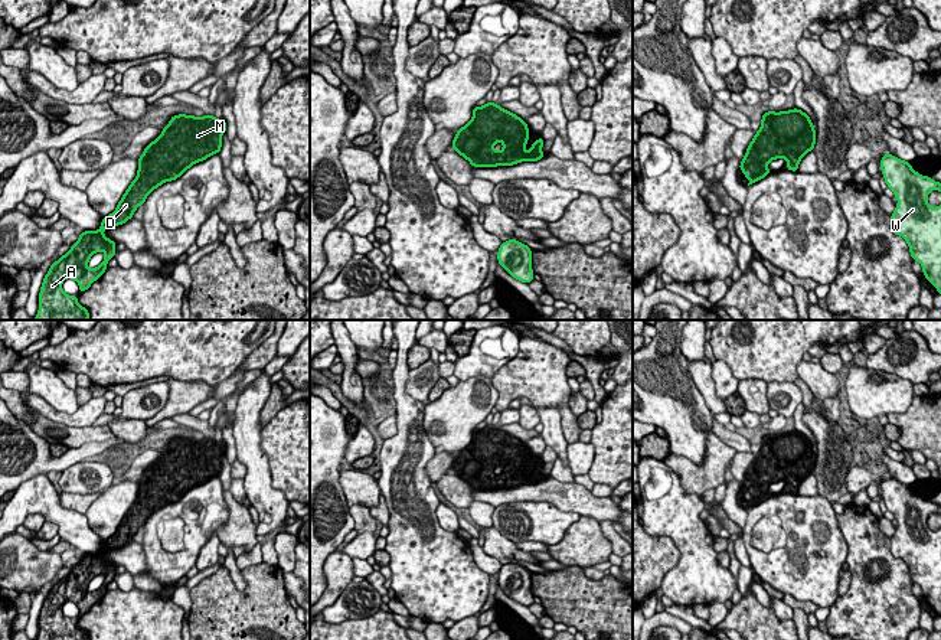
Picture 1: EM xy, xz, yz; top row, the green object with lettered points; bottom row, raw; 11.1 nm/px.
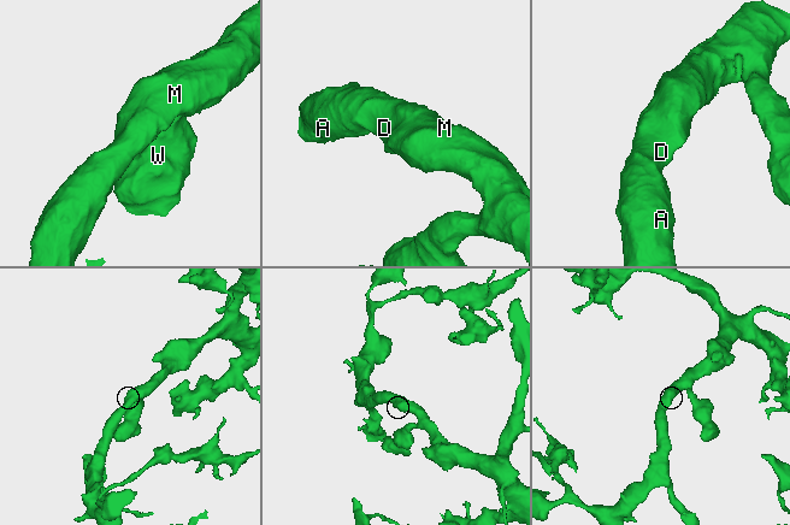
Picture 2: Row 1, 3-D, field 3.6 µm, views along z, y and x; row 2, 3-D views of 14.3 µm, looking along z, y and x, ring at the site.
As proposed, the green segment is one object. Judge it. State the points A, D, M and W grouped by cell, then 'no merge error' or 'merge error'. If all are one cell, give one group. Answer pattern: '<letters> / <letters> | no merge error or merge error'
A D M W | no merge error

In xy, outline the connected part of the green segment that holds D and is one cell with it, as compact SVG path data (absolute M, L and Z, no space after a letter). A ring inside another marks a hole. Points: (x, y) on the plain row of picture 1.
M173 438L161 457L138 480L137 499L115 533L102 539L98 554L79 555L79 562L71 572L50 588L40 610L39 633L35 640L89 640L88 631L78 627L78 618L69 618L62 613L62 605L72 601L78 605L79 615L84 615L99 603L108 591L107 585L115 579L117 568L104 558L104 554L133 542L133 536L144 528L154 512L179 502L193 487L220 476L223 455L225 441ZM101 574L105 575L104 584L89 592L88 584Z

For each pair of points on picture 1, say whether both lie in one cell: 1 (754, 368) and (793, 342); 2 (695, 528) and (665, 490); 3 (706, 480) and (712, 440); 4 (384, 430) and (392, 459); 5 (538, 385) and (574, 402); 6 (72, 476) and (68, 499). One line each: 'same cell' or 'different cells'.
1: same cell
2: same cell
3: same cell
4: different cells
5: different cells
6: different cells

